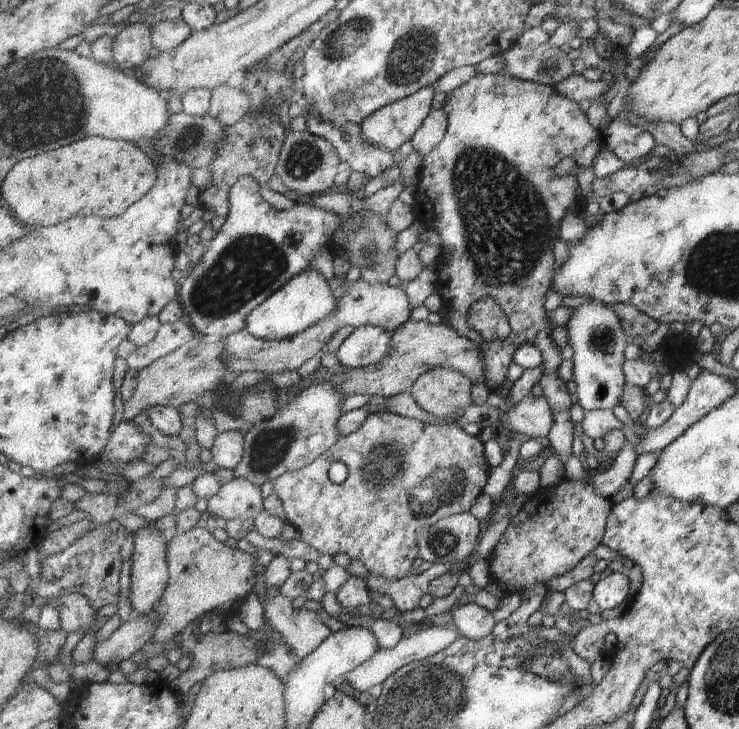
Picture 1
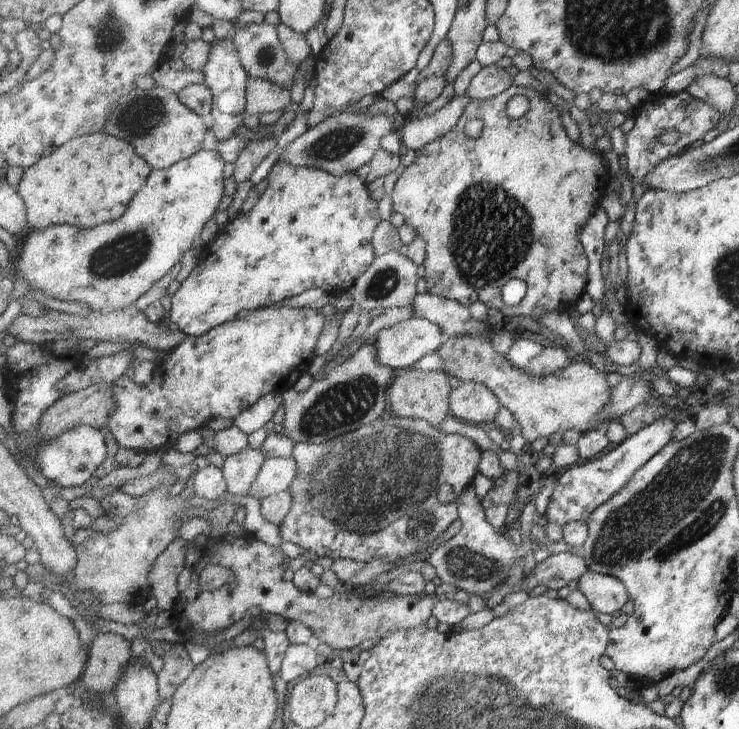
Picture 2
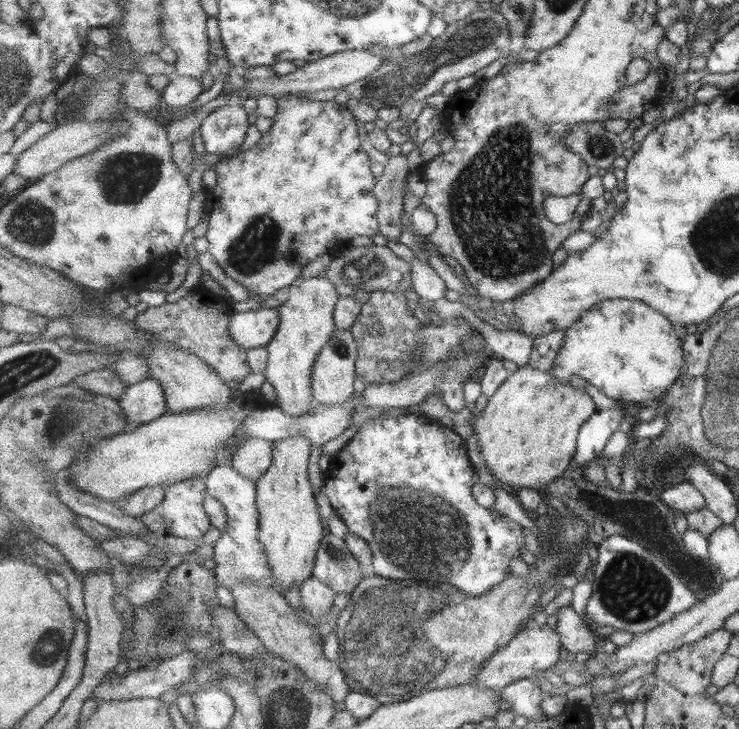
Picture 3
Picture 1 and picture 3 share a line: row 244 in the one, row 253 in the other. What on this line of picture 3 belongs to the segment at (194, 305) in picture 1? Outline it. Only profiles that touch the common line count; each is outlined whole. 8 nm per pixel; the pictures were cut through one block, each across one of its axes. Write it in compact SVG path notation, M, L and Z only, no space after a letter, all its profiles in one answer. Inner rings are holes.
M291 94L278 98L277 105L278 109L272 118L273 124L269 132L263 133L256 146L251 149L243 152L233 149L231 152L221 155L222 158L217 163L215 170L217 184L212 189L204 190L204 208L208 215L208 230L204 235L209 244L207 251L213 256L225 275L242 284L250 292L249 296L261 296L259 298L274 295L277 290L293 285L301 278L301 272L305 270L305 266L309 262L327 254L340 242L350 241L356 236L368 236L375 240L381 240L378 235L379 221L377 218L379 201L373 194L378 176L371 172L371 158L363 150L368 144L363 137L359 136L359 126L347 105L337 105L334 101L313 100L308 95L294 96Z

